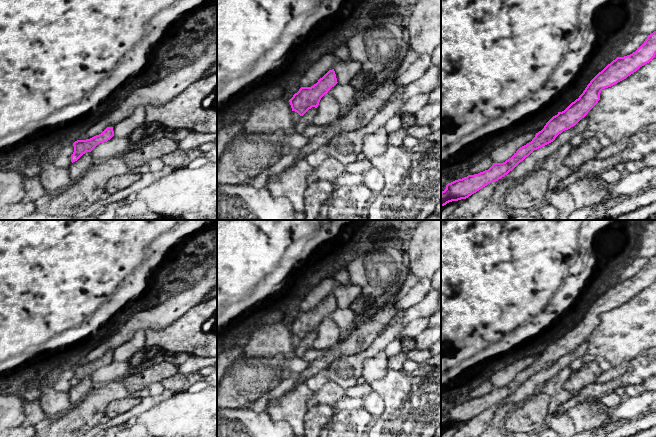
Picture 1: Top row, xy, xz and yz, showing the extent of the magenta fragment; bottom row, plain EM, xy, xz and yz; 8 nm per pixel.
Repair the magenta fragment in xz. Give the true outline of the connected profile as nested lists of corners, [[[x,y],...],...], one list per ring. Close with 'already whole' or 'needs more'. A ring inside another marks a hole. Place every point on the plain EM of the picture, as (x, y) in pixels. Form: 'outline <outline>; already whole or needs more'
outline [[[332,293],[313,310],[301,311],[289,324],[292,335],[303,340],[312,331],[317,332],[321,322],[337,307],[335,295]]]; already whole

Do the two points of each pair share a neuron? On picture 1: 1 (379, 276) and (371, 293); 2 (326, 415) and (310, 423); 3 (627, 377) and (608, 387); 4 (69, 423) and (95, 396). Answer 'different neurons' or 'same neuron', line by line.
1: same neuron
2: same neuron
3: same neuron
4: same neuron

